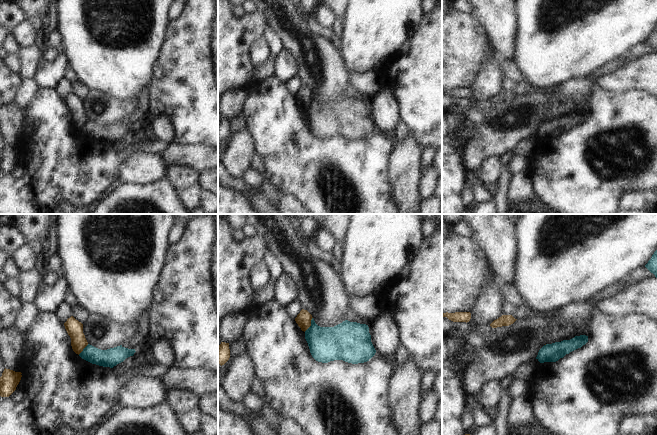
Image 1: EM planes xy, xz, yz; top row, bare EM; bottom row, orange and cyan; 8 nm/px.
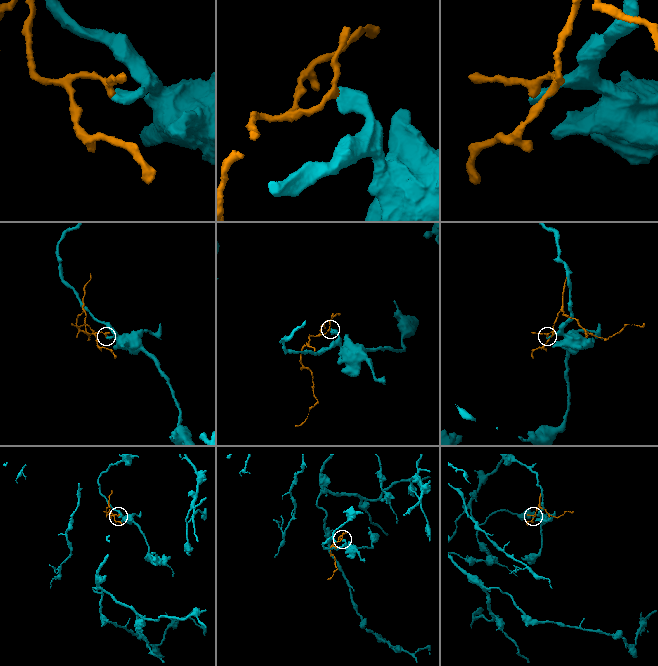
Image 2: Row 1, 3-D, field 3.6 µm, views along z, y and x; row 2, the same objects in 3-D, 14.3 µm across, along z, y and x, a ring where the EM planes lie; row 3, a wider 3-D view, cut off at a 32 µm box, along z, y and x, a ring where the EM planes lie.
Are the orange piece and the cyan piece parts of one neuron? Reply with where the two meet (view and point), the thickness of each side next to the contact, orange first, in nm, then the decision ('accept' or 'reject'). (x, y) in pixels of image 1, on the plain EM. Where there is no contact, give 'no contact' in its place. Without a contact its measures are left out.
meets orange in xz at (310, 100); 120 nm thick on the orange side, 280 nm on the other; reject

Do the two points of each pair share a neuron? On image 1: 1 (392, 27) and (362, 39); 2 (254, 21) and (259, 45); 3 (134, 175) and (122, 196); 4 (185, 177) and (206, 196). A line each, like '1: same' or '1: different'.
1: same
2: different
3: different
4: different

